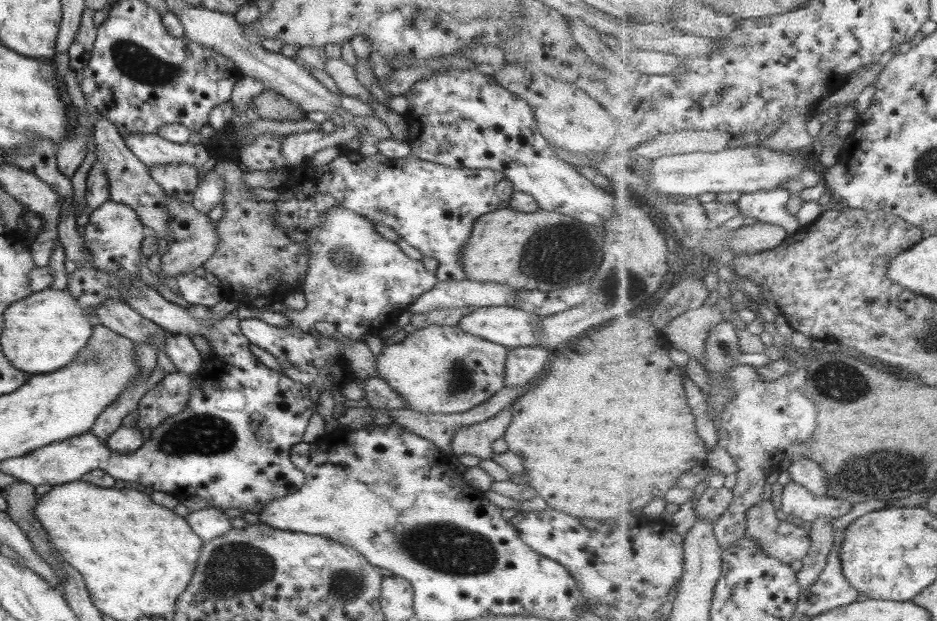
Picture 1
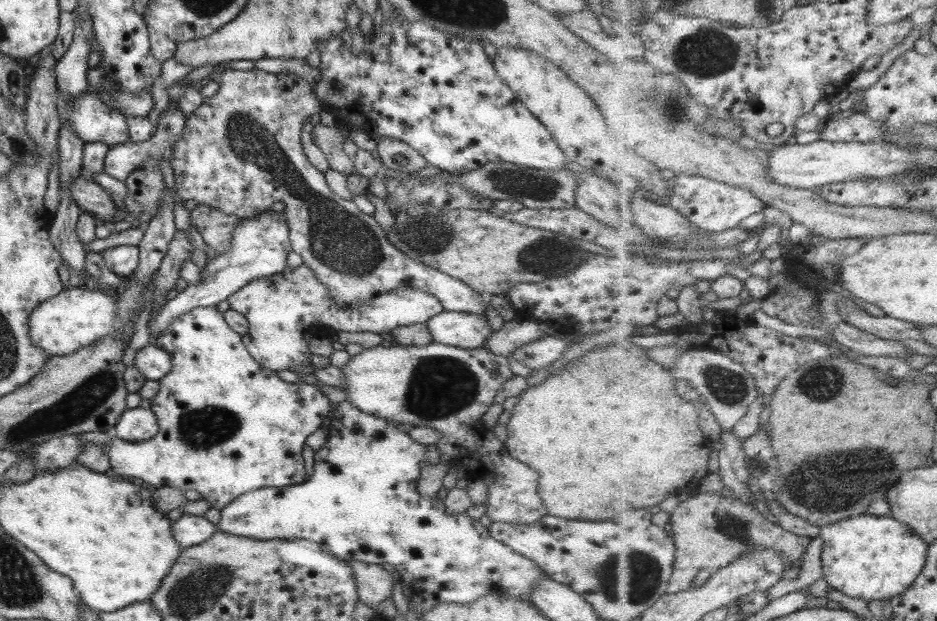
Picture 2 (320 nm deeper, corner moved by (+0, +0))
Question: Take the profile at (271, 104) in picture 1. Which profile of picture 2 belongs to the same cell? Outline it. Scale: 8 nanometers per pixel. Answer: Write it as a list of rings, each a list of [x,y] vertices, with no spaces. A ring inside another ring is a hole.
[[[318,124],[312,128],[311,136],[311,141],[325,155],[329,169],[343,176],[355,173],[352,160],[349,160],[349,156],[343,152],[342,146],[346,138],[341,135],[338,127]]]

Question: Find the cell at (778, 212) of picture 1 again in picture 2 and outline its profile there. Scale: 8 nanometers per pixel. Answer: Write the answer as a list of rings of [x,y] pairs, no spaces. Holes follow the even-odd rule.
[[[678,174],[675,177],[676,182],[665,202],[683,213],[693,225],[709,233],[720,233],[739,227],[745,218],[765,209],[766,203],[746,189],[703,176]]]

